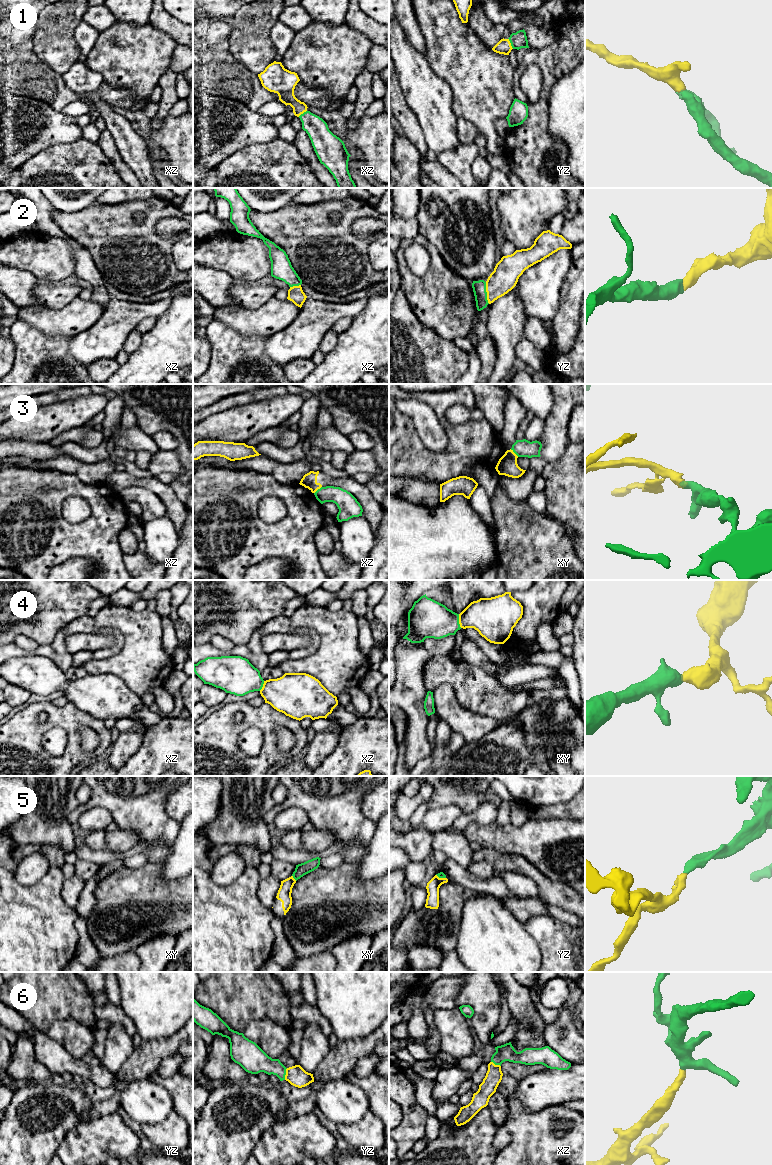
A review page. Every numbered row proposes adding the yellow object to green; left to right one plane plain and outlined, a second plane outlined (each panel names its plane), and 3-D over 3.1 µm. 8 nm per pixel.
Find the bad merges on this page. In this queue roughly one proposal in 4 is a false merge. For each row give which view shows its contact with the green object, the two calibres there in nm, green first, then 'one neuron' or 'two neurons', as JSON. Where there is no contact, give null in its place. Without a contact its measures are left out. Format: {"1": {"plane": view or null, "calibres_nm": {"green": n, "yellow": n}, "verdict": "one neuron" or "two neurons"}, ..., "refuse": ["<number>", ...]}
{"1": {"plane": "yz", "calibres_nm": {"green": 140, "yellow": 110}, "verdict": "one neuron"}, "2": {"plane": "yz", "calibres_nm": {"green": 110, "yellow": 220}, "verdict": "one neuron"}, "3": {"plane": "xy", "calibres_nm": {"green": 140, "yellow": 160}, "verdict": "two neurons"}, "4": {"plane": "xy", "calibres_nm": {"green": 320, "yellow": 300}, "verdict": "one neuron"}, "5": {"plane": "xy", "calibres_nm": {"green": 100, "yellow": 110}, "verdict": "one neuron"}, "6": {"plane": "yz", "calibres_nm": {"green": 180, "yellow": 160}, "verdict": "one neuron"}, "refuse": ["3"]}

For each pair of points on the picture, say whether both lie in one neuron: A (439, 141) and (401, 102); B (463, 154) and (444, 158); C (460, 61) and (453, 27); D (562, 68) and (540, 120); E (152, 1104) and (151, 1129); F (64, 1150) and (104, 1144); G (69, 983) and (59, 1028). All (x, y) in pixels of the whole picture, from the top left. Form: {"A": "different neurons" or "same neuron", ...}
{"A": "different neurons", "B": "same neuron", "C": "same neuron", "D": "same neuron", "E": "different neurons", "F": "same neuron", "G": "different neurons"}

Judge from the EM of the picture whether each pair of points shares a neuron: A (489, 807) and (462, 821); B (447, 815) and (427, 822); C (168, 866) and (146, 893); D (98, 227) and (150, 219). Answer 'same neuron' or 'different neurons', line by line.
A: same neuron
B: same neuron
C: different neurons
D: same neuron

